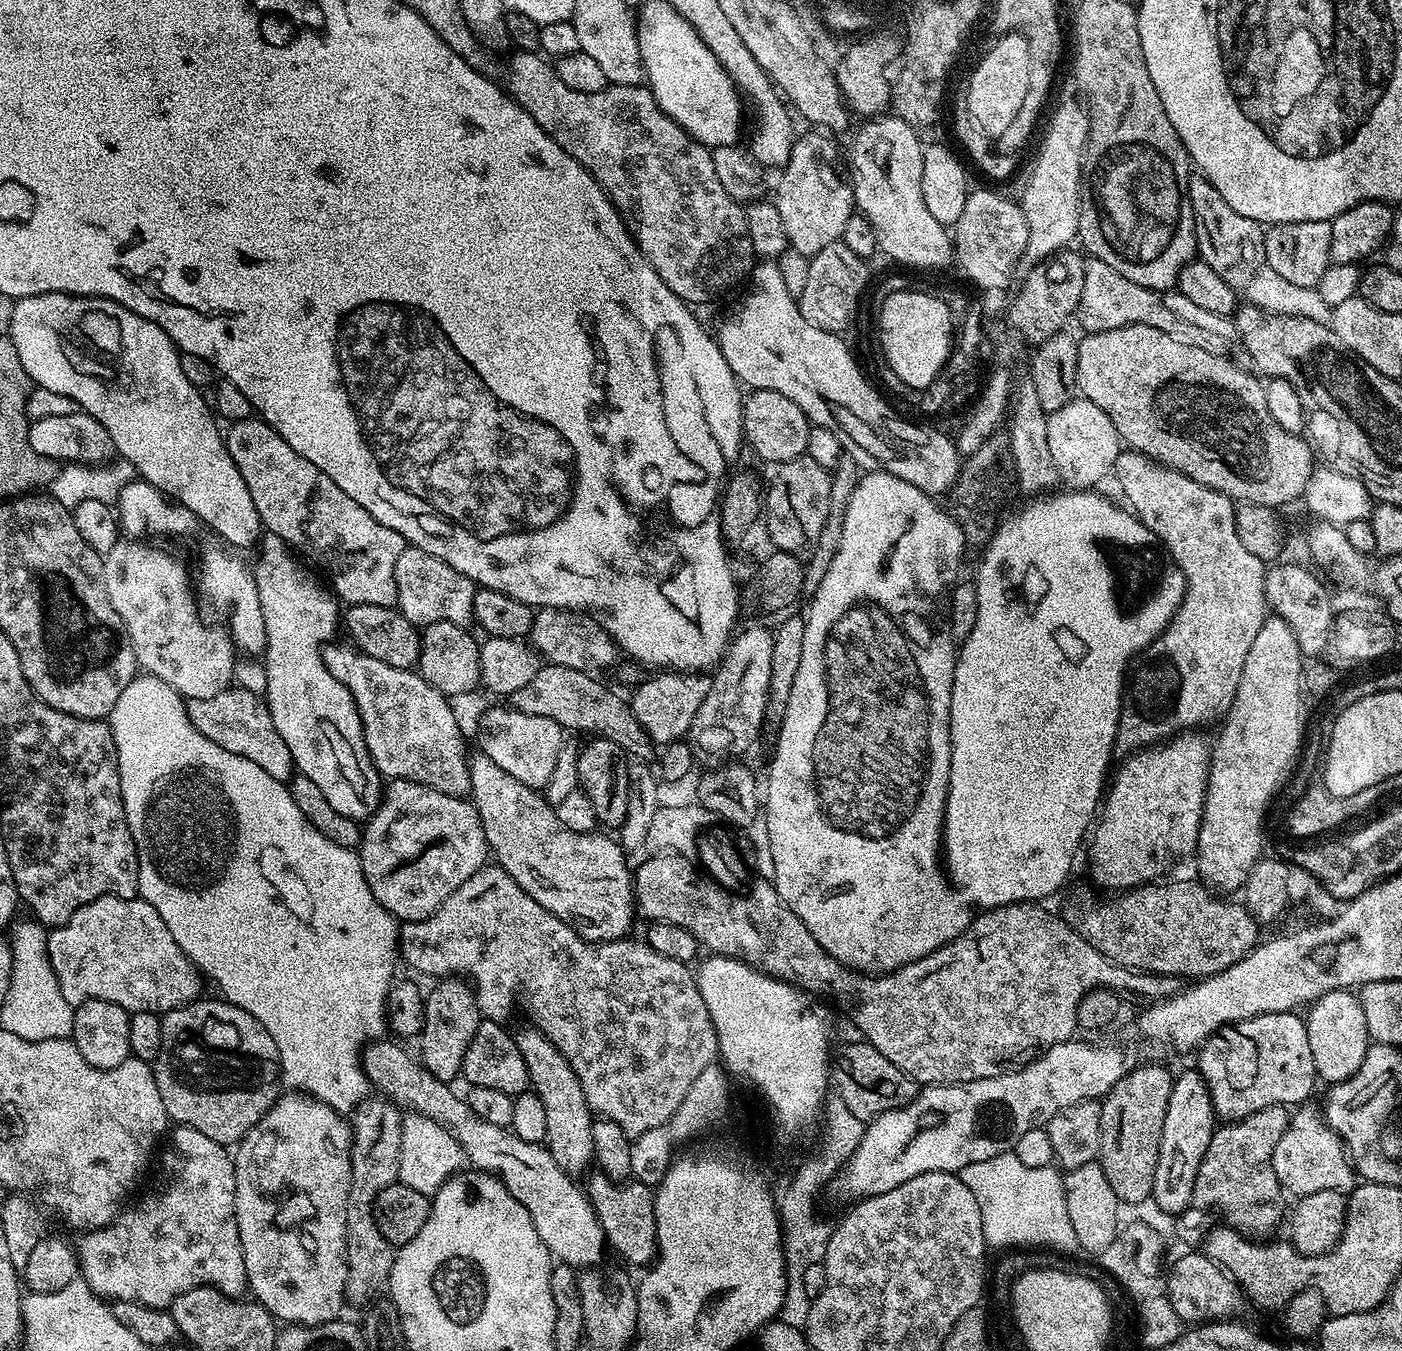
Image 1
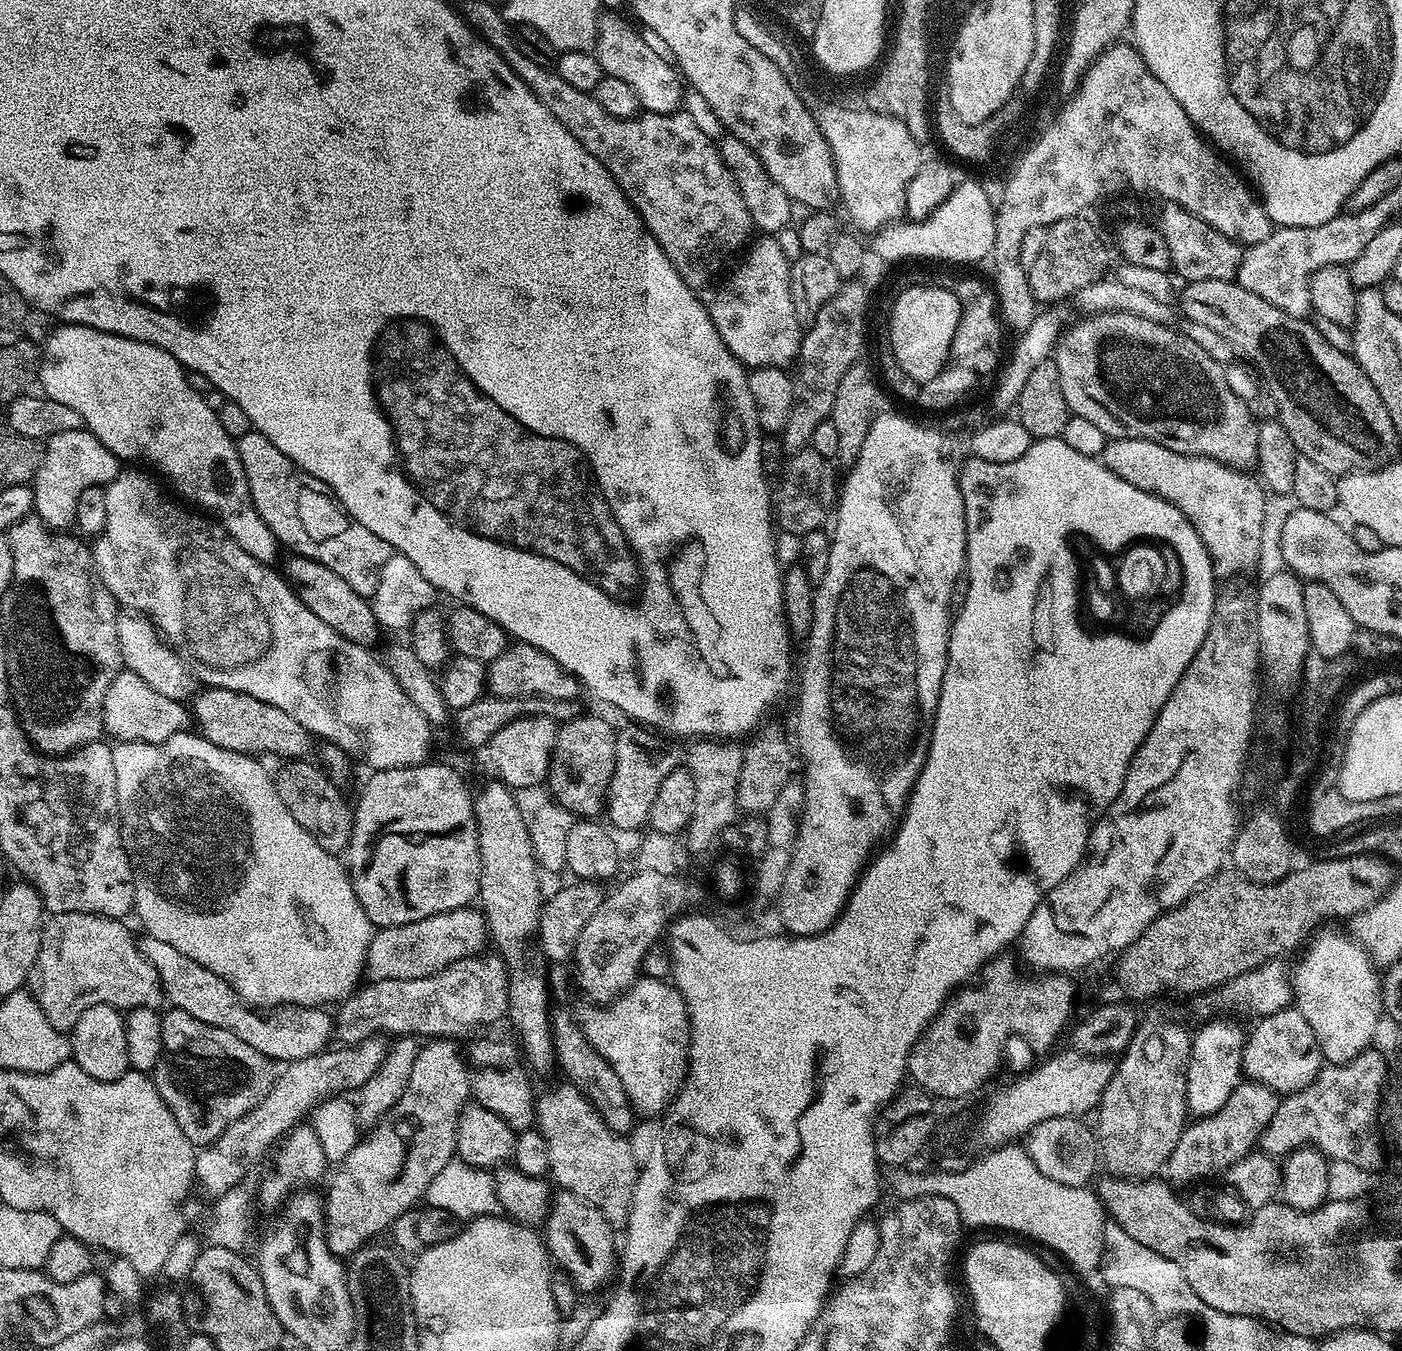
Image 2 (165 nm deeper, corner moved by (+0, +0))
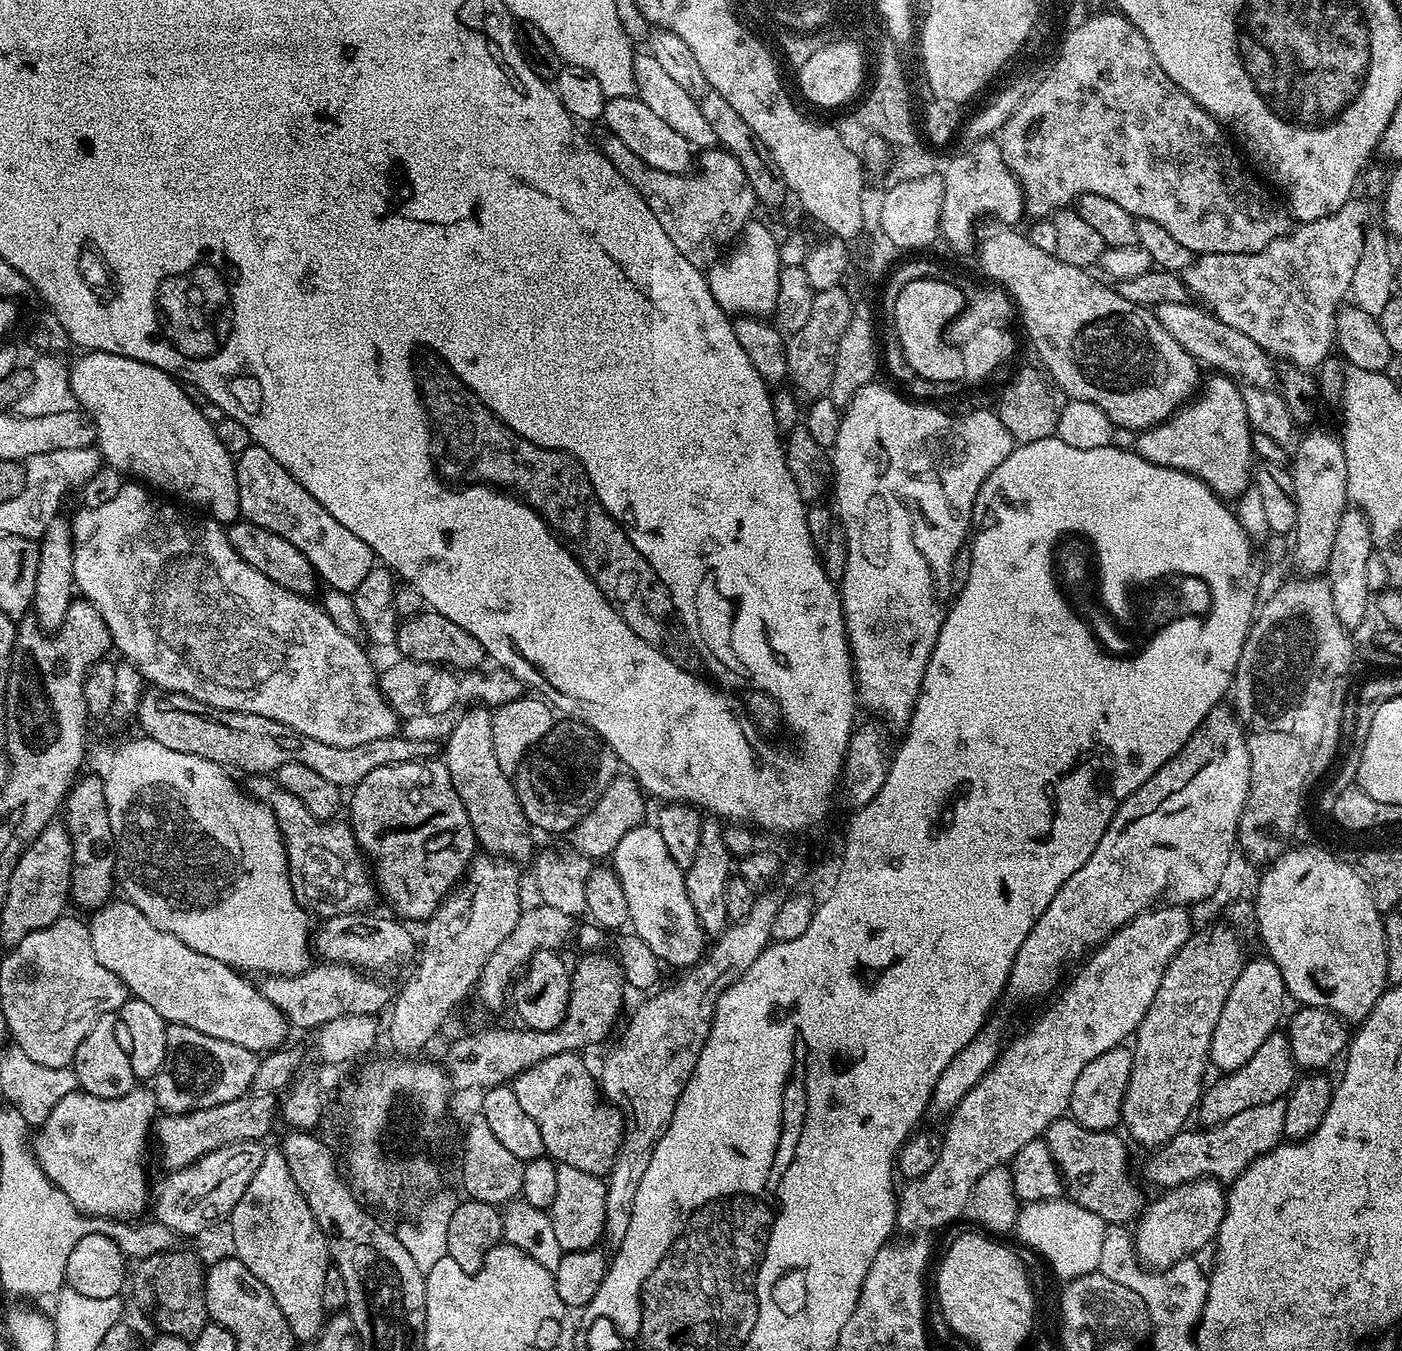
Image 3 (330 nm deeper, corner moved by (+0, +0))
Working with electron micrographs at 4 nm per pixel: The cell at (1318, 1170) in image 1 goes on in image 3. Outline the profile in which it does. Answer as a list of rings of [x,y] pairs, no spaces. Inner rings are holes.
[[[1211,1178],[1191,1180],[1159,1193],[1156,1201],[1145,1207],[1134,1224],[1136,1255],[1145,1265],[1168,1268],[1174,1262],[1195,1257],[1211,1245],[1220,1233],[1226,1211],[1226,1192]]]

